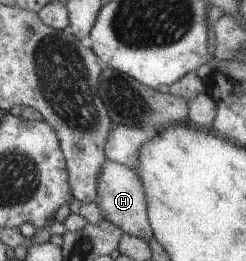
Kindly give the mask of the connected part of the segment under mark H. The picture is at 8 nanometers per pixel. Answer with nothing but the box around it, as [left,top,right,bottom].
[95,159,153,243]

